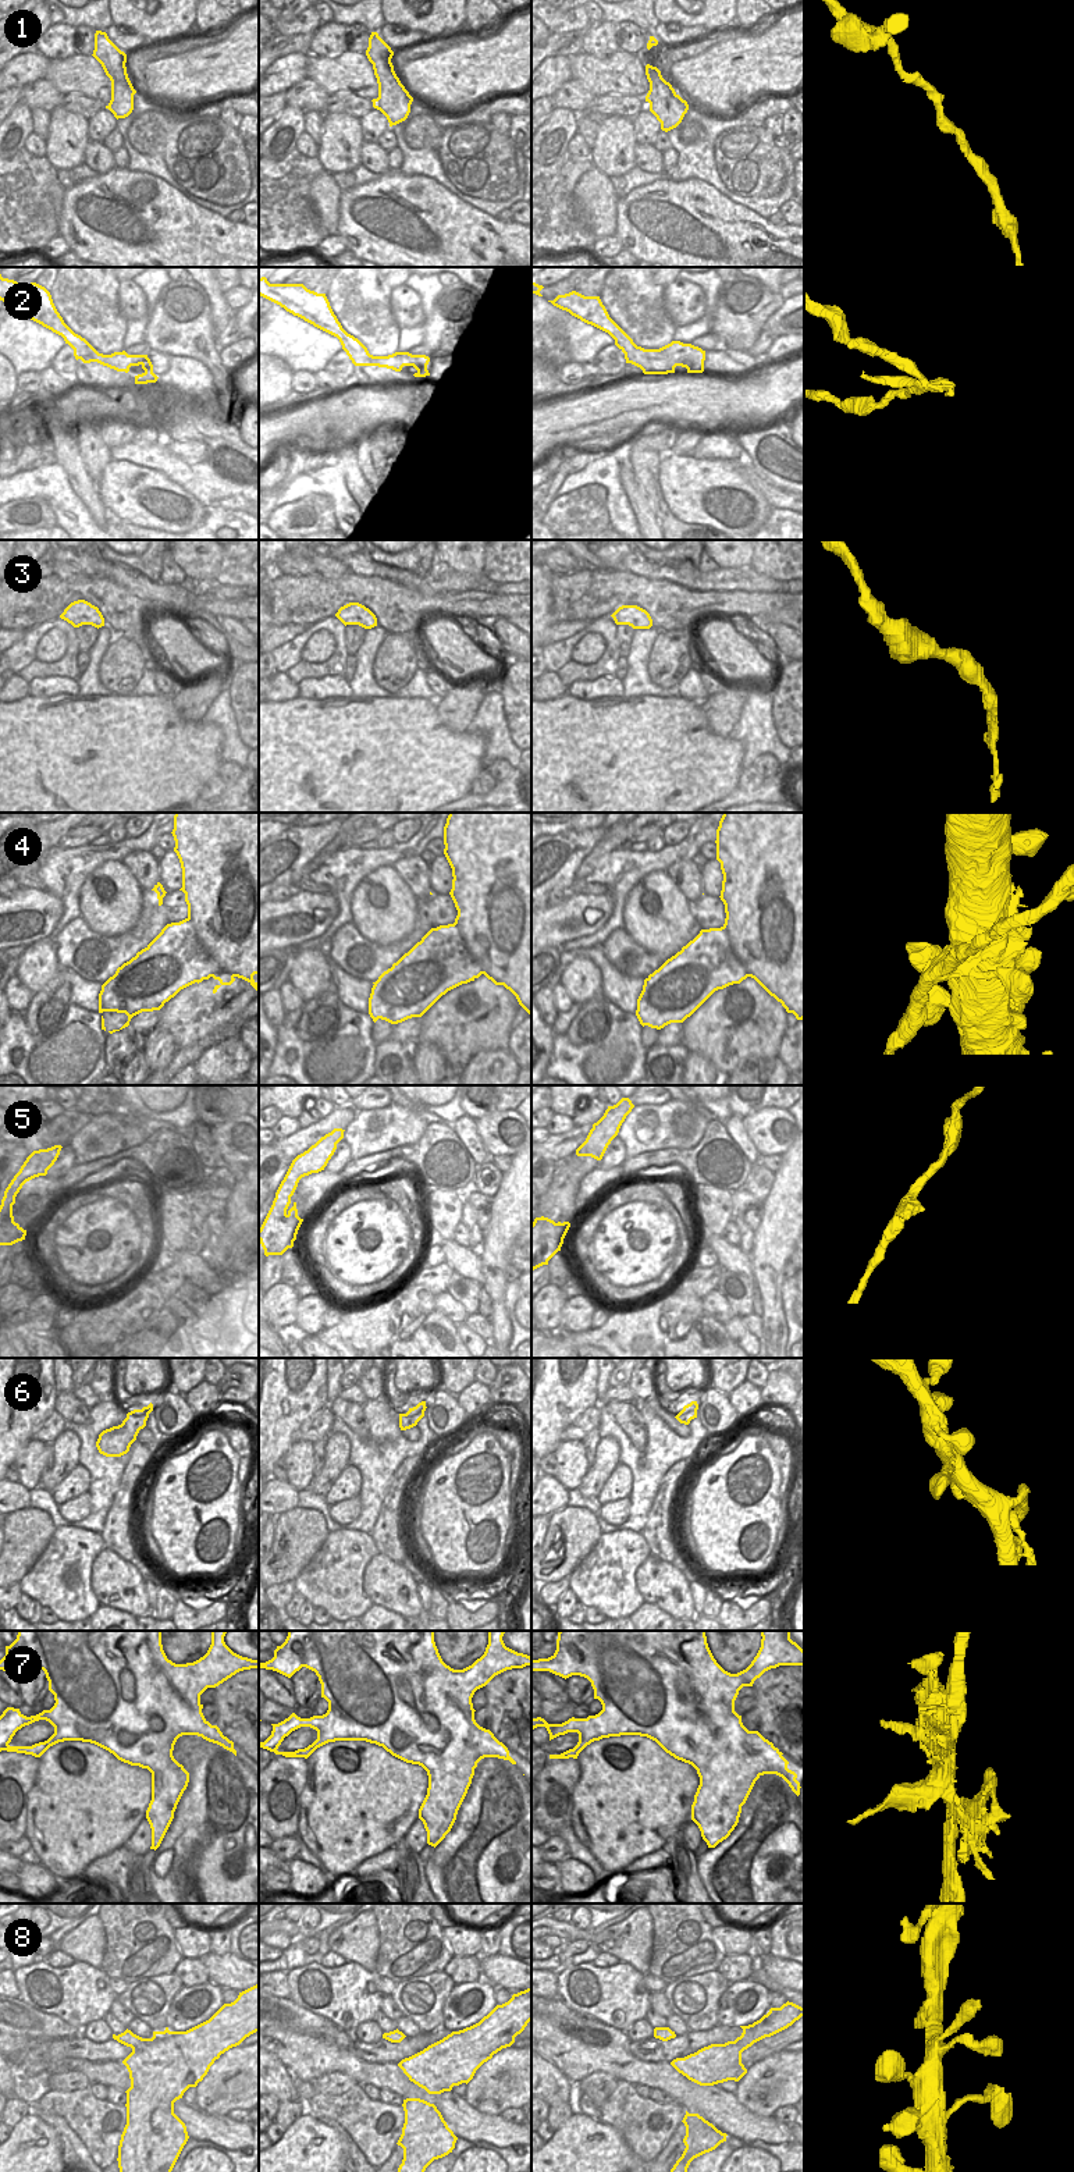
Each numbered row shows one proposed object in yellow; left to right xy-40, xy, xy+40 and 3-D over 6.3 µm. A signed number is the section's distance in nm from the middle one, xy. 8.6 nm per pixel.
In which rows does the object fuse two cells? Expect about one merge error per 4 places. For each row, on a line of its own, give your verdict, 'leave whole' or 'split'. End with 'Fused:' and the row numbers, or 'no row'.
1: leave whole
2: split
3: leave whole
4: split
5: leave whole
6: leave whole
7: split
8: leave whole
Fused: 2, 4, 7

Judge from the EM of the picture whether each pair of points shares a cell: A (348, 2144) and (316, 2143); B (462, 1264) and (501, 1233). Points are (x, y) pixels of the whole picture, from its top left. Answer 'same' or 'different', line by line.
A: different
B: different

